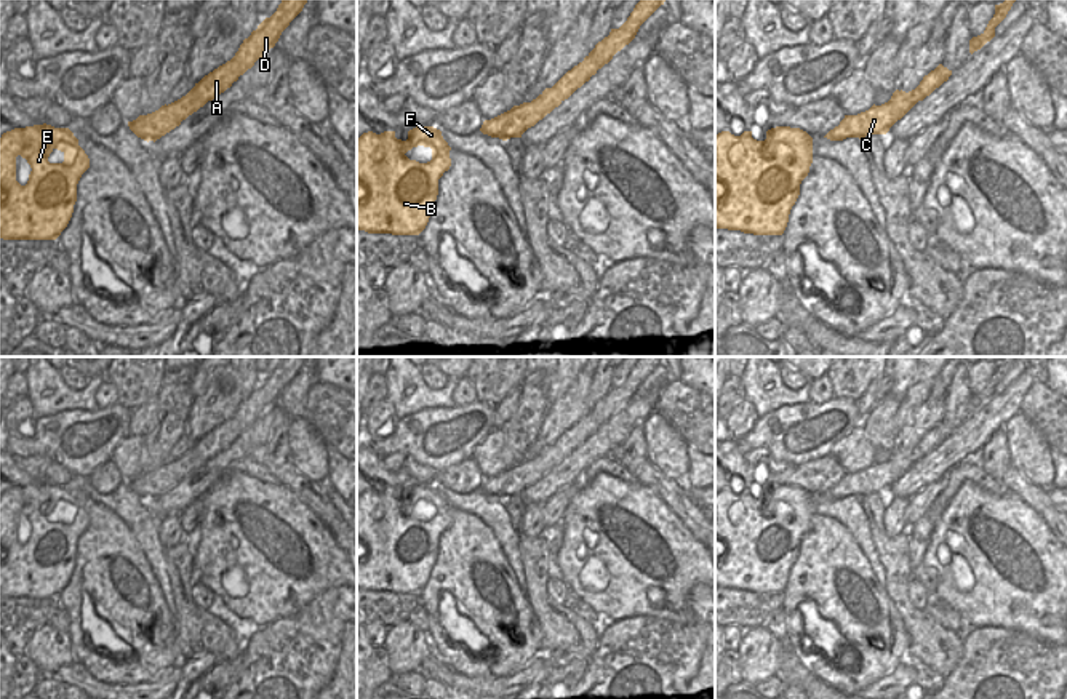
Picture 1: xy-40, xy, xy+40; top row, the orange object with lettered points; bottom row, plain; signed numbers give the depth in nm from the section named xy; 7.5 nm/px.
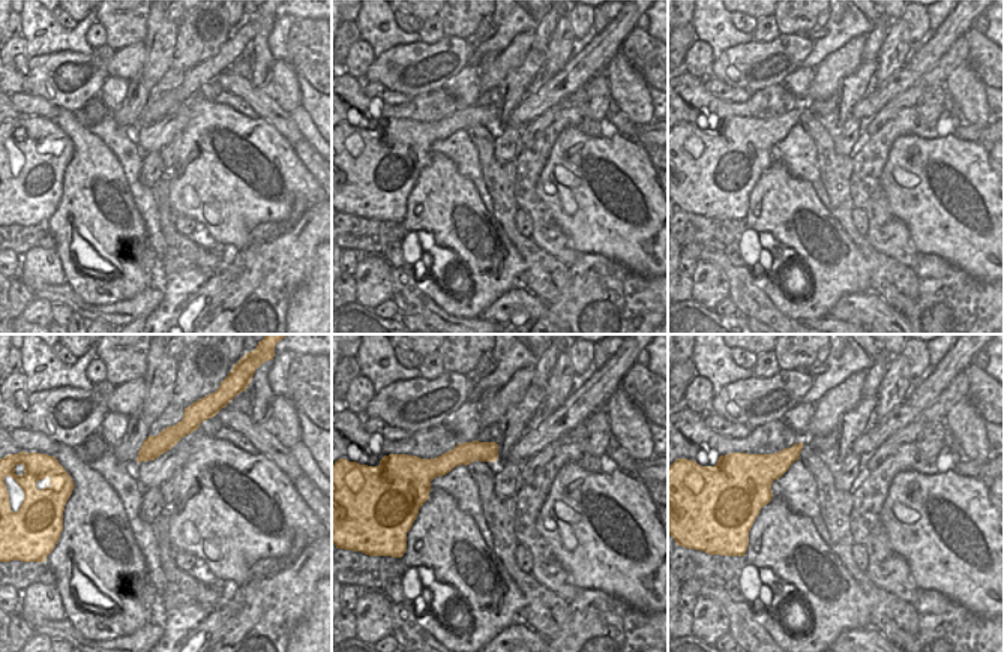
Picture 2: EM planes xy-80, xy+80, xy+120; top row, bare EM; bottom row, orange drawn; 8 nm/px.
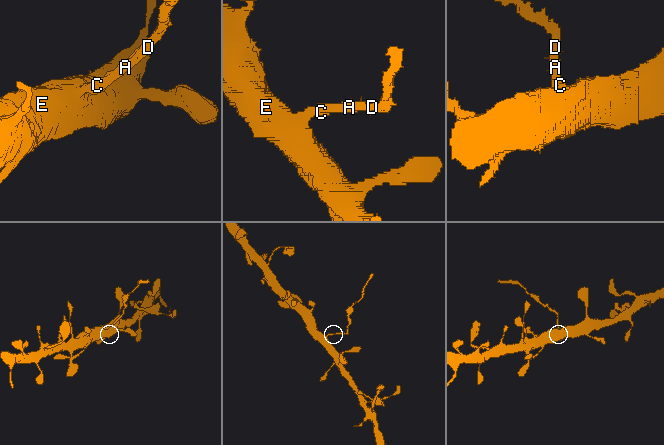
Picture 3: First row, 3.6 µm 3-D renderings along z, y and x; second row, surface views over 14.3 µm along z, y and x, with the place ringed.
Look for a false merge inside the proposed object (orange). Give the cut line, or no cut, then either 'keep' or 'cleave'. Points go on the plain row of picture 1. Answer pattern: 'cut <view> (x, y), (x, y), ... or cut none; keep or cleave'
cut xy-40 (186, 453), (207, 459); cleave

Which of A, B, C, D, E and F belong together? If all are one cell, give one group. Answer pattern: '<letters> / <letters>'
A D / B C E F

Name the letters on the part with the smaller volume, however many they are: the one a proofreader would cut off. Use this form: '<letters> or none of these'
A, D

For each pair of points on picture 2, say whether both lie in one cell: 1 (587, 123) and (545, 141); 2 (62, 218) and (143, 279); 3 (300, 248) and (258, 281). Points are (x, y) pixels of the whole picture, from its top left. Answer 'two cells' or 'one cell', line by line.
1: one cell
2: one cell
3: one cell

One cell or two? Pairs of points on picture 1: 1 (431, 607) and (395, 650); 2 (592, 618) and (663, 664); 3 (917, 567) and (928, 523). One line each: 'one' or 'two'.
1: two
2: two
3: one

